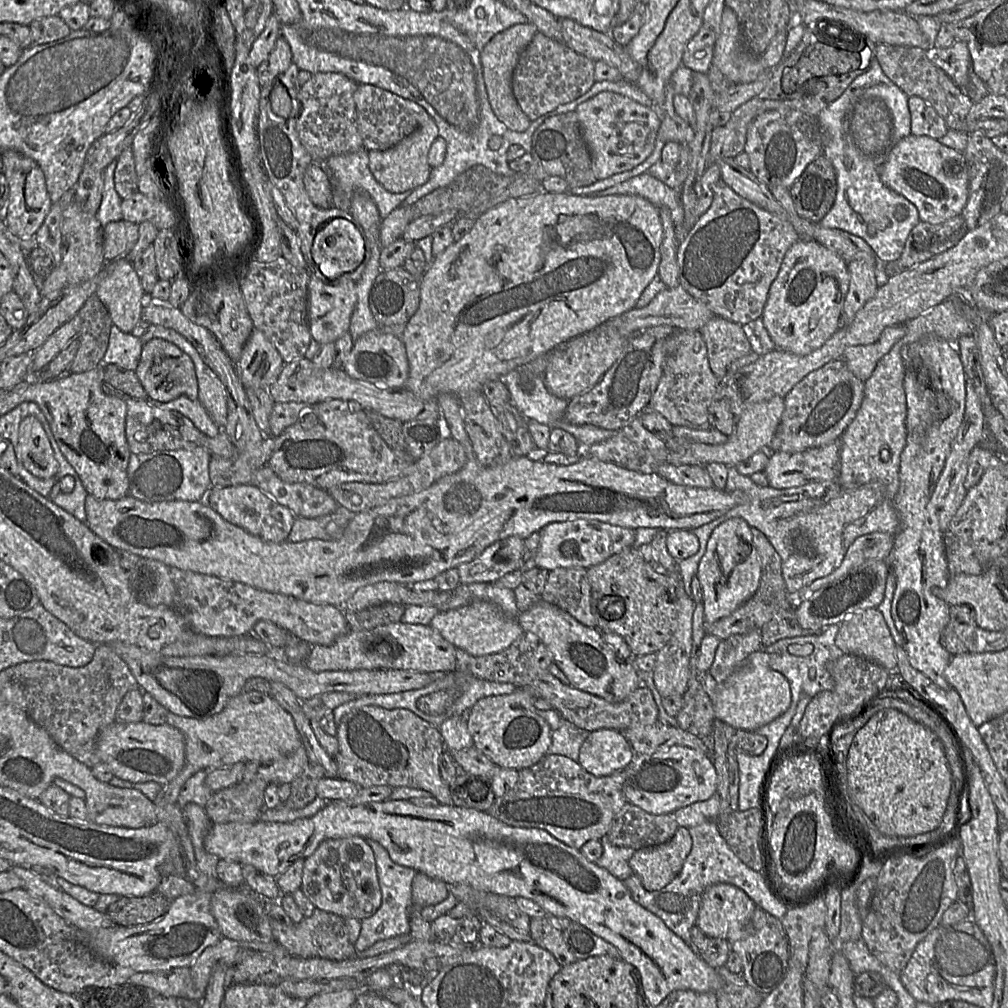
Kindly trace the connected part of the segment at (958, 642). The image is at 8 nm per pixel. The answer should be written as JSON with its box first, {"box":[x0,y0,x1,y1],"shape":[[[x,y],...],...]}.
{"box":[940,606,976,657],"shape":[[[950,606],[949,621],[941,634],[940,643],[952,657],[967,653],[976,628],[974,611],[970,606]]]}

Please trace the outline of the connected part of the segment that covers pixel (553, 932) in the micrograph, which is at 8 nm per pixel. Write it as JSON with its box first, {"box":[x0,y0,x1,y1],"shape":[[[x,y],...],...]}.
{"box":[529,915,577,967],"shape":[[[550,915],[531,918],[529,927],[530,940],[550,952],[561,967],[577,960],[564,941],[562,930]]]}

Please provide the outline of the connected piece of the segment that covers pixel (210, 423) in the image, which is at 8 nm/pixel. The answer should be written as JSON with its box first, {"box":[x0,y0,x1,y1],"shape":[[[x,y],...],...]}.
{"box":[145,396,221,438],"shape":[[[180,396],[168,403],[162,403],[149,397],[145,399],[145,401],[159,409],[176,411],[184,415],[191,420],[200,432],[210,438],[216,437],[221,432],[220,427],[213,421],[208,411],[199,400],[190,400],[186,396]]]}

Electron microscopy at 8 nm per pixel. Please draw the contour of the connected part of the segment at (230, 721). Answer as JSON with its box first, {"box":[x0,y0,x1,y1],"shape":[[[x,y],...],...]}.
{"box":[153,691,302,806],"shape":[[[242,691],[231,698],[220,713],[207,719],[178,716],[169,712],[165,723],[183,733],[186,744],[186,762],[182,771],[174,779],[166,785],[162,785],[161,791],[153,801],[156,806],[176,803],[186,781],[199,771],[209,771],[238,762],[271,762],[292,754],[302,745],[300,734],[296,729],[292,716],[270,694],[258,691]]]}

